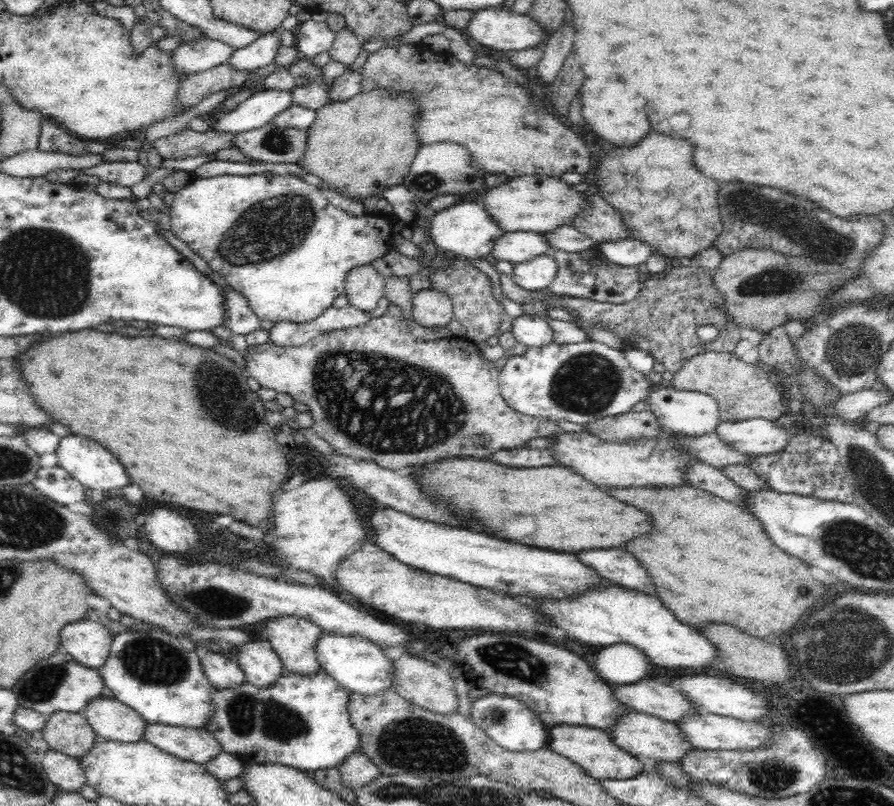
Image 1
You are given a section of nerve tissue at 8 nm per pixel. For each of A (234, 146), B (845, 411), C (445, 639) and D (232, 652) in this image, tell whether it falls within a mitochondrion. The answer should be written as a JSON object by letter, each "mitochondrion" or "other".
{"A":"other","B":"other","C":"other","D":"other"}

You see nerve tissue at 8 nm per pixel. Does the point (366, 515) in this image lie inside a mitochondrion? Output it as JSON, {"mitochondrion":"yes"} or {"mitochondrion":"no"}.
{"mitochondrion":"no"}

